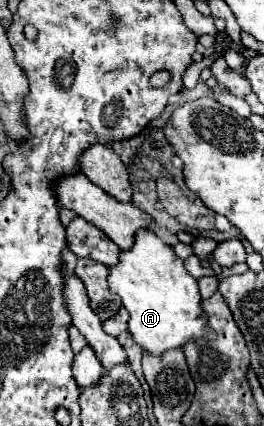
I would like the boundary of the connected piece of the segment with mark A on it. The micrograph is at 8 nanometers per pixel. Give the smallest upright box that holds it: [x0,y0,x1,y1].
[108,228,206,354]

